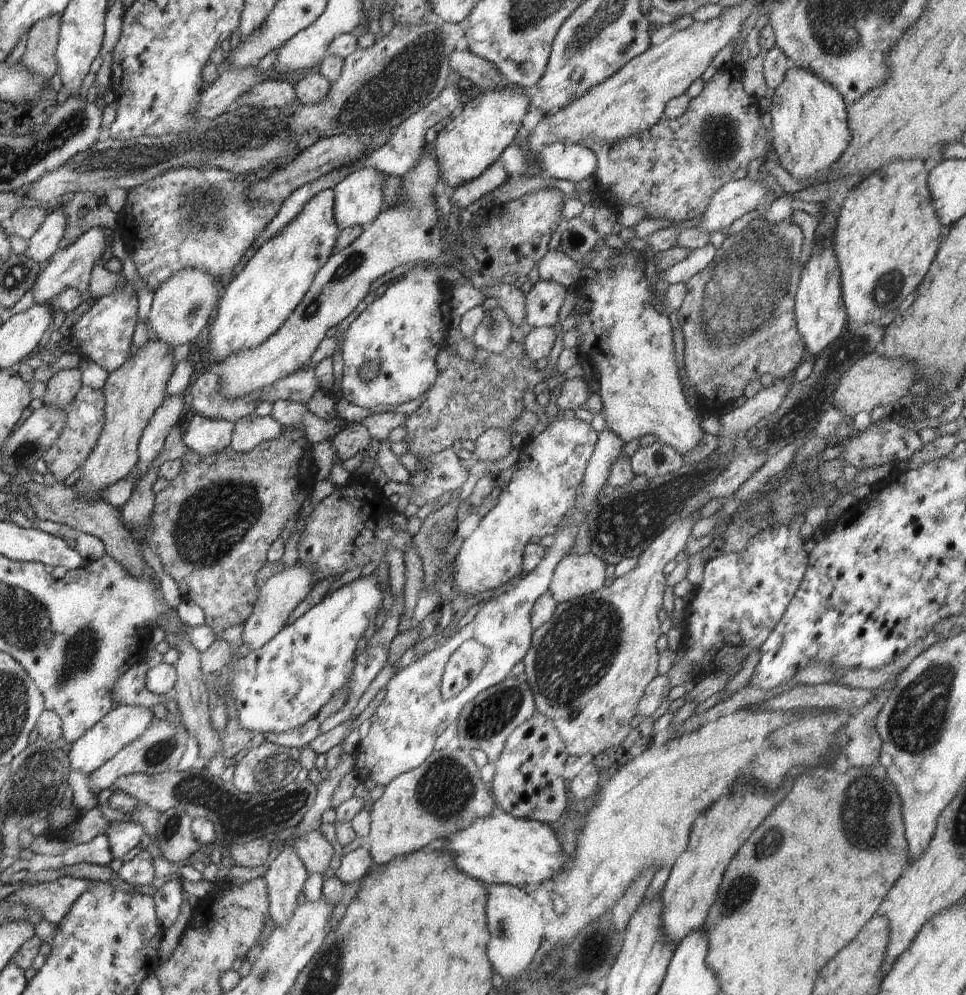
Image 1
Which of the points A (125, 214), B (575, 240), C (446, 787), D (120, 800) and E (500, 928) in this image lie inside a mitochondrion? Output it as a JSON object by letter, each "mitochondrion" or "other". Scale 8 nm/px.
{"A":"other","B":"other","C":"mitochondrion","D":"other","E":"mitochondrion"}

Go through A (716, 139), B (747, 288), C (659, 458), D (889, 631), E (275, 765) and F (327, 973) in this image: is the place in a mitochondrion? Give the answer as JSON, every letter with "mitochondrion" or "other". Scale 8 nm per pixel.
{"A":"mitochondrion","B":"mitochondrion","C":"other","D":"other","E":"mitochondrion","F":"mitochondrion"}

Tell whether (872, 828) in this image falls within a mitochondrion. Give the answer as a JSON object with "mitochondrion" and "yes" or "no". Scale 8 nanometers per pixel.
{"mitochondrion":"yes"}

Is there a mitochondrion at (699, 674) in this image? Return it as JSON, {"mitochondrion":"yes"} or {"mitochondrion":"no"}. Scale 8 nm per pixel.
{"mitochondrion":"no"}

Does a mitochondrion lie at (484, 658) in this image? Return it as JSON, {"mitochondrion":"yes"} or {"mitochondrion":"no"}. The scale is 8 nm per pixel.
{"mitochondrion":"no"}

